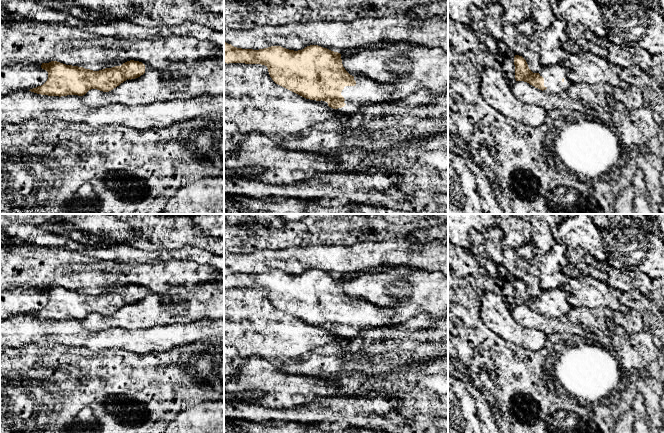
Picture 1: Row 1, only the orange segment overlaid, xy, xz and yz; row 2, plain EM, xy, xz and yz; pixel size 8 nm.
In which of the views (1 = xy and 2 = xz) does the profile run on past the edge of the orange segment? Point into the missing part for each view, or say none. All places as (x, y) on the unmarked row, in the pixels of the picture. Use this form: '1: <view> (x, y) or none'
1: none
2: xz (366, 316)

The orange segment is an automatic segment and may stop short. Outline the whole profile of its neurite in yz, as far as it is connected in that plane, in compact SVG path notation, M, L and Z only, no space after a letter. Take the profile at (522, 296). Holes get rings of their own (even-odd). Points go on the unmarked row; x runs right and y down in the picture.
M515 279L514 289L516 305L527 306L548 319L567 315L572 308L568 302L568 294L563 288L543 290L539 297L533 297L526 284L522 280Z

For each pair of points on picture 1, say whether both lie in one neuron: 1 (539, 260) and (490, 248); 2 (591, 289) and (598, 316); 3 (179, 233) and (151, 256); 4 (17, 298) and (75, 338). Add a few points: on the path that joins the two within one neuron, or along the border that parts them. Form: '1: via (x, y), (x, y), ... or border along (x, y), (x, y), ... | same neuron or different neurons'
1: border along (515, 253), (535, 268) | different neurons
2: border along (573, 306), (603, 308) | different neurons
3: border along (160, 248), (175, 250) | different neurons
4: border along (28, 313), (10, 316) | different neurons

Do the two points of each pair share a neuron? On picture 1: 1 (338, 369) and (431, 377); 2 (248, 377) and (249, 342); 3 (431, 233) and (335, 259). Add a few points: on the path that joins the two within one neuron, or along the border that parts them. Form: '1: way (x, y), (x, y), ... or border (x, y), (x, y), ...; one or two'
1: way (361, 383), (408, 383); one
2: border (246, 357), (259, 356), (272, 362); two
3: border (403, 238), (409, 241), (430, 242); two

